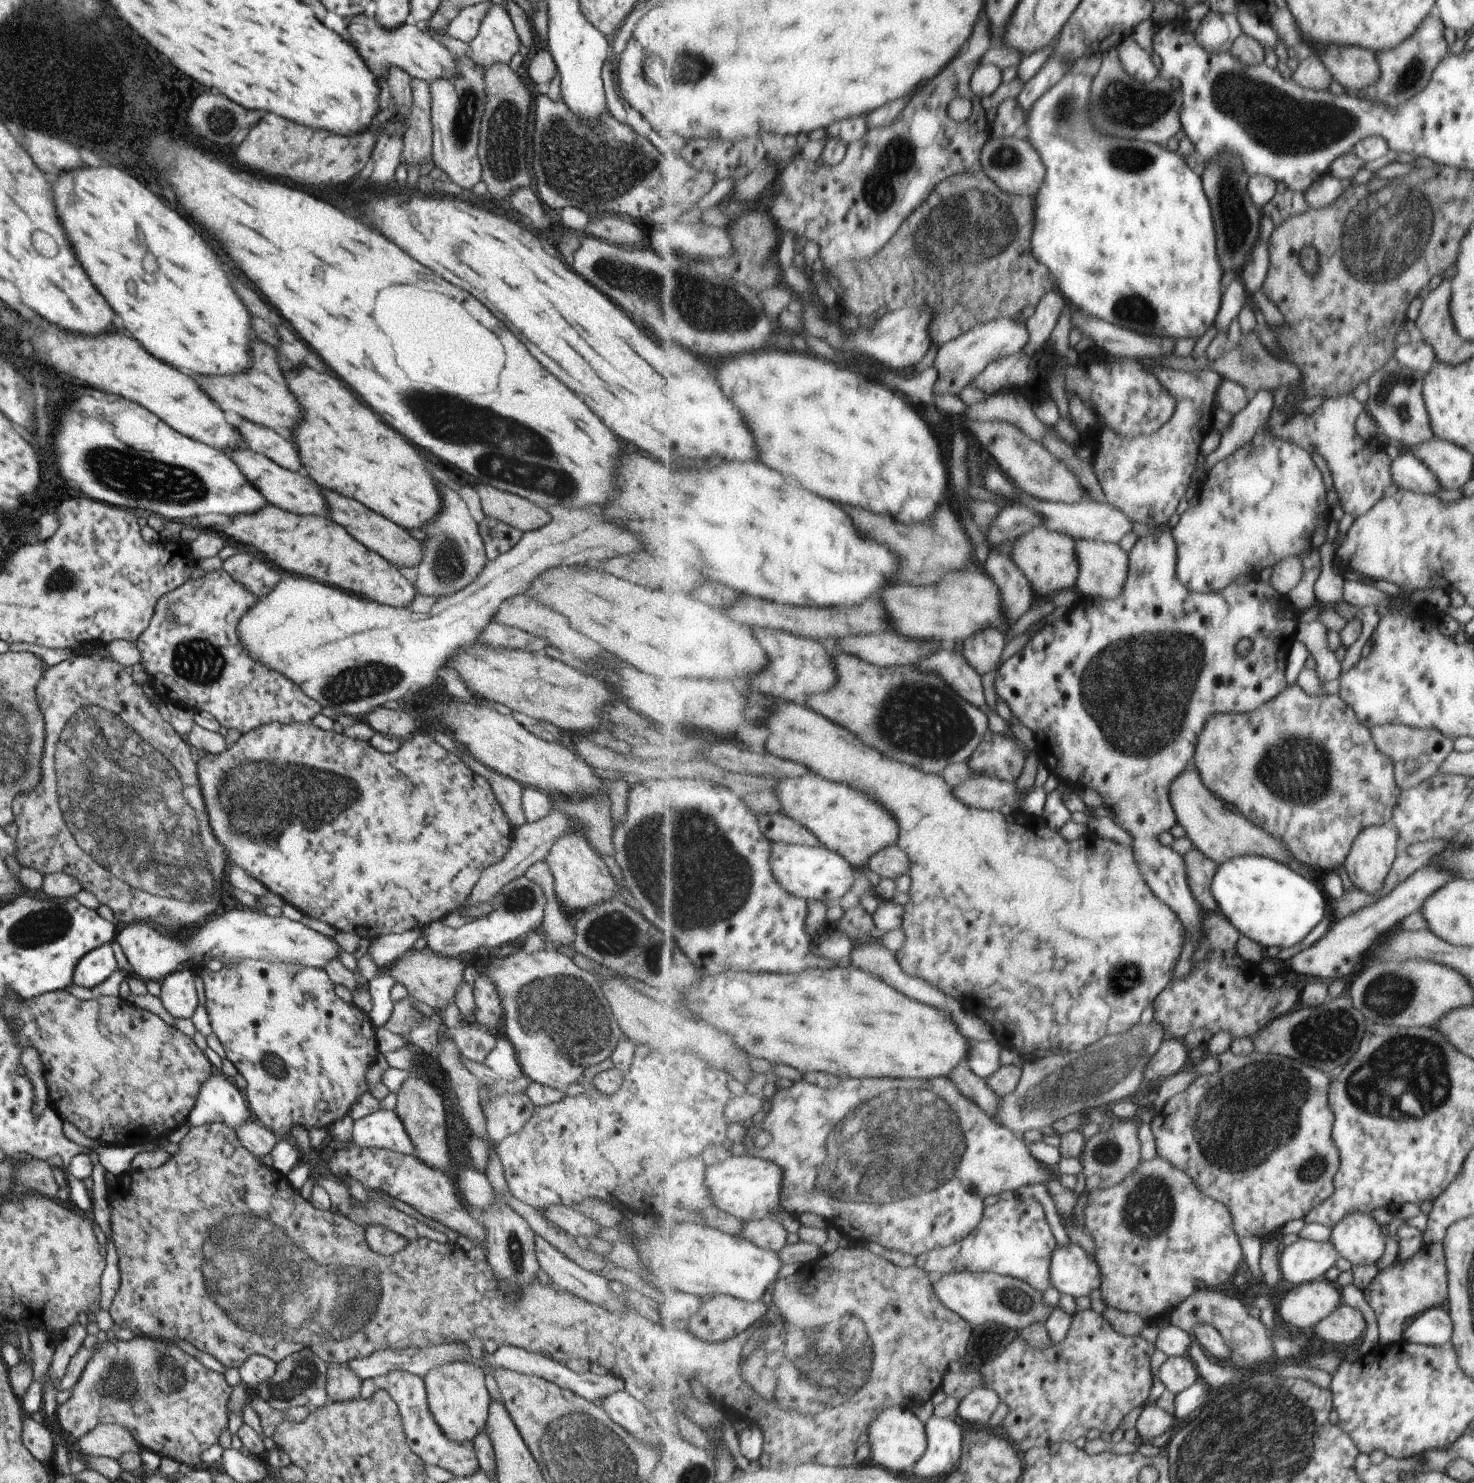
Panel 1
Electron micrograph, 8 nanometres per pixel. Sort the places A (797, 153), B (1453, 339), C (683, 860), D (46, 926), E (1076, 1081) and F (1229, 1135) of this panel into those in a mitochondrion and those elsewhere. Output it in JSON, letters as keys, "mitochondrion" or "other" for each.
{"A":"other","B":"other","C":"mitochondrion","D":"mitochondrion","E":"mitochondrion","F":"mitochondrion"}

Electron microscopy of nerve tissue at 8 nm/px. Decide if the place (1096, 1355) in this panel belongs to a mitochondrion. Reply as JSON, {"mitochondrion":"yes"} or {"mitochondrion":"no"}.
{"mitochondrion":"no"}

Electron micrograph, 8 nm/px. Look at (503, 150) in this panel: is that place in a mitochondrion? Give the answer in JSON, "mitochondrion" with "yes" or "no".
{"mitochondrion":"yes"}

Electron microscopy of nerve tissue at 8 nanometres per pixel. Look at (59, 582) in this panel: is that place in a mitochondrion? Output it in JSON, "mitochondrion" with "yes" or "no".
{"mitochondrion":"yes"}

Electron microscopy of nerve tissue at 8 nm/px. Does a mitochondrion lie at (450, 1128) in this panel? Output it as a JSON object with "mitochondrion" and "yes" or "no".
{"mitochondrion":"no"}

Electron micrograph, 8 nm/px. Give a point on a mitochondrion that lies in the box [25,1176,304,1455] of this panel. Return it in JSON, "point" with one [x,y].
{"point":[149,1377]}

